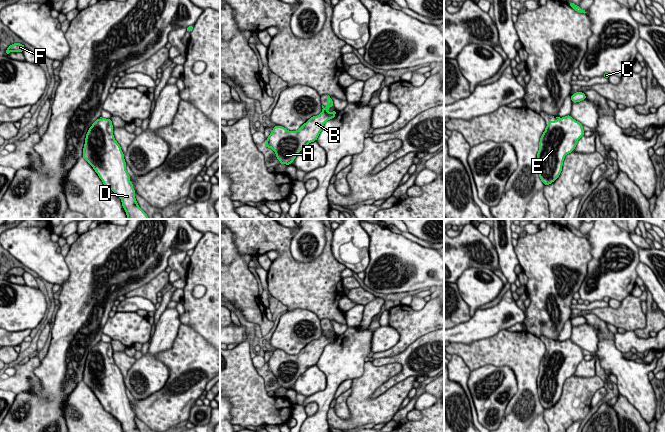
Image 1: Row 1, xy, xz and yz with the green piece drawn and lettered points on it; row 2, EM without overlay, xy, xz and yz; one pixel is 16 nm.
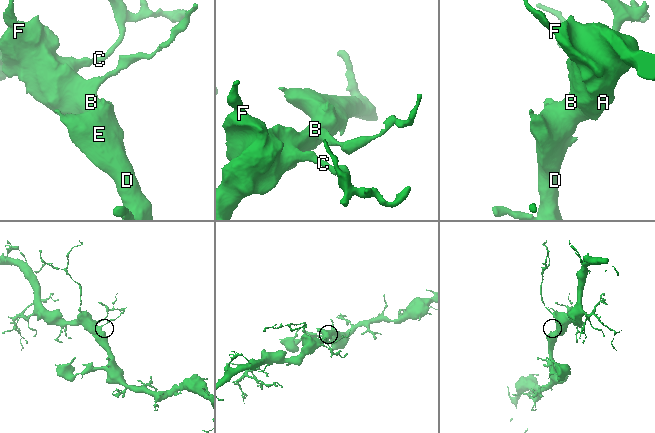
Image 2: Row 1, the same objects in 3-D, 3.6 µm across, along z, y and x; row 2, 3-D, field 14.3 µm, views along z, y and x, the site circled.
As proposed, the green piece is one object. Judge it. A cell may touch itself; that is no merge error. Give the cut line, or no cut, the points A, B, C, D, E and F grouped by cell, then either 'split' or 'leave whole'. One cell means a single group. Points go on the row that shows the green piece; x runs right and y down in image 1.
no cut; A B C D E F; leave whole

